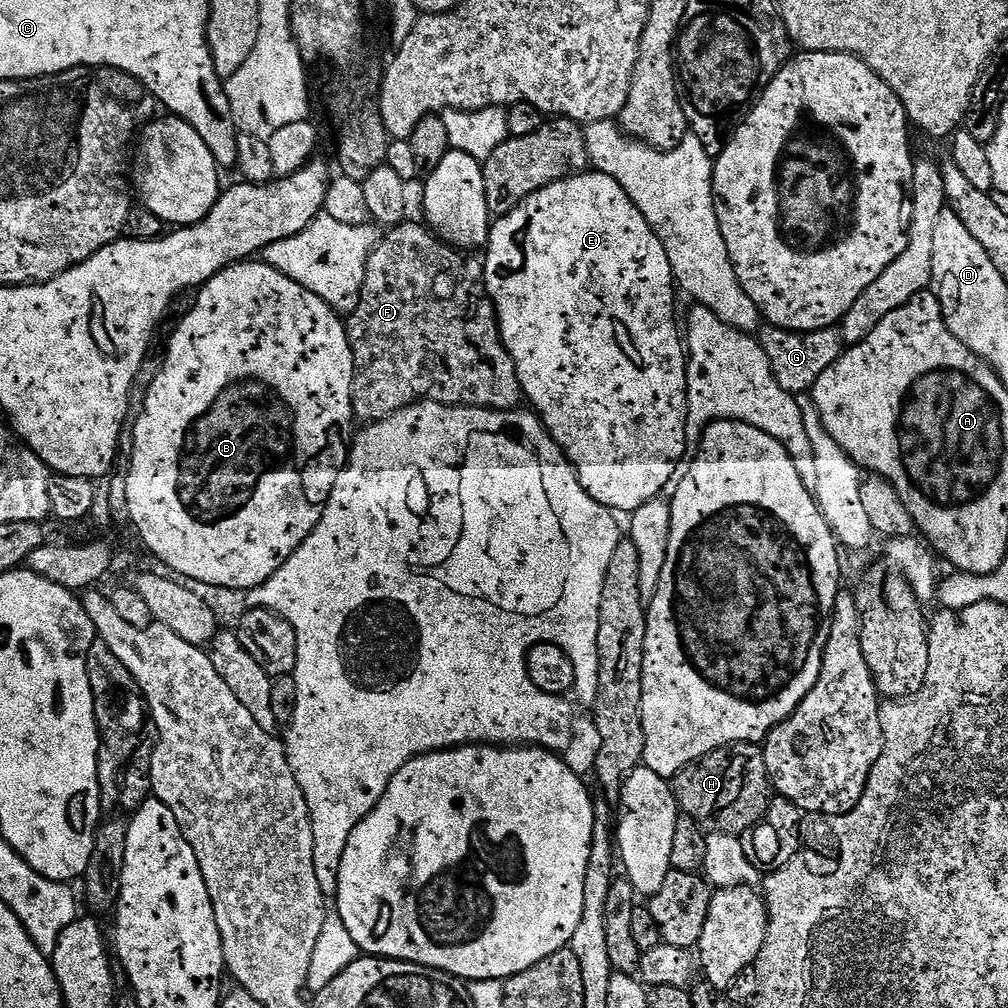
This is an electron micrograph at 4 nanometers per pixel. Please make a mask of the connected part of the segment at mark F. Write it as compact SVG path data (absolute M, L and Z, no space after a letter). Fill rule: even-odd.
M405 222L389 228L381 235L376 248L366 262L366 274L358 298L358 306L347 317L348 341L354 354L354 378L352 379L352 414L357 421L371 422L385 420L390 414L402 410L408 404L422 400L433 400L439 404L462 404L466 408L497 408L499 412L510 412L519 409L522 404L522 393L518 374L506 346L502 342L500 324L496 321L496 308L488 296L484 285L484 265L475 255L465 254L437 238L423 223Z

